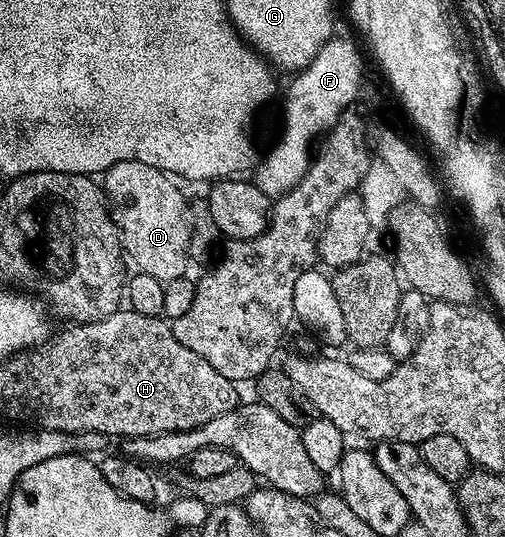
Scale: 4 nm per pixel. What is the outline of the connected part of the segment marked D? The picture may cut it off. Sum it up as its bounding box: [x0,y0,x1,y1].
[104,162,190,284]

